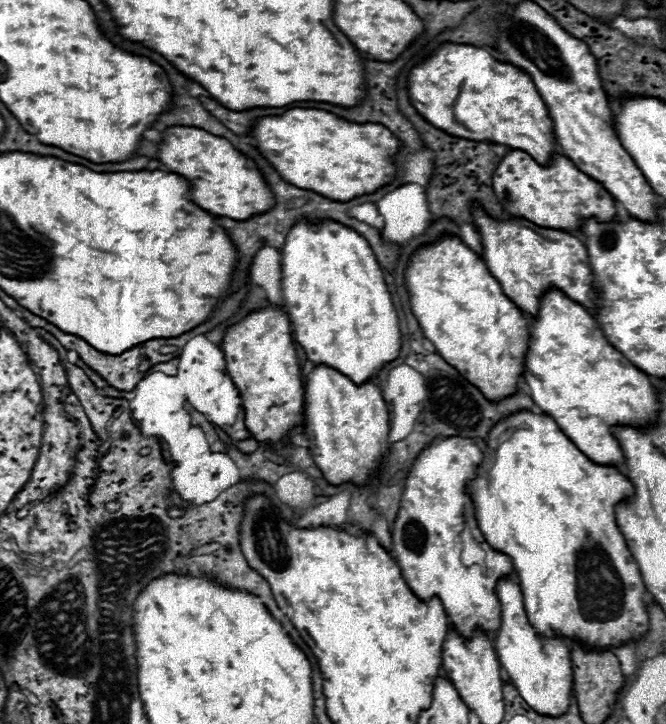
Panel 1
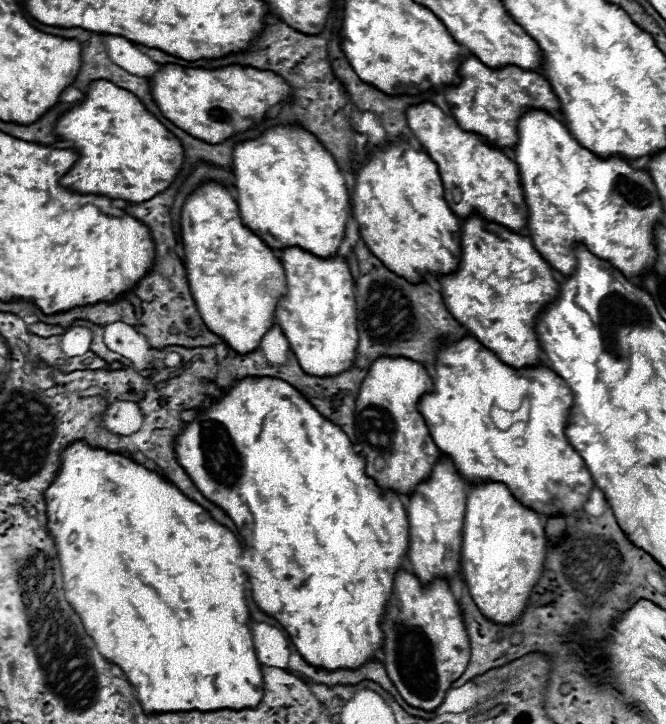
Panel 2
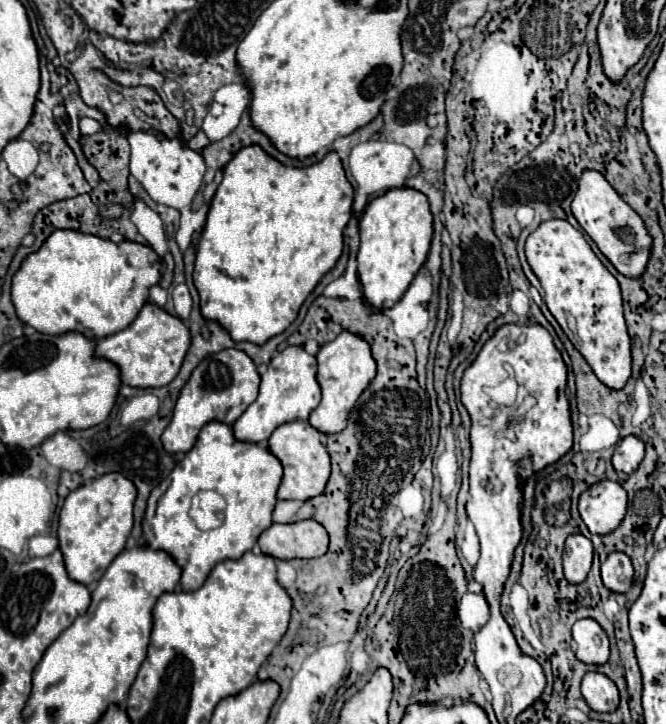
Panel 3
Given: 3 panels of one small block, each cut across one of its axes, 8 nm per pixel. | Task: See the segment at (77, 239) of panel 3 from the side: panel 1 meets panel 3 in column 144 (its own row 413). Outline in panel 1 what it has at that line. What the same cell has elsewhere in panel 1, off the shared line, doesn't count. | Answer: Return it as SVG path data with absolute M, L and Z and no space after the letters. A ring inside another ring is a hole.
M268 304L226 328L222 344L226 372L240 390L246 428L260 442L278 444L282 436L304 418L304 382L292 342L290 320L284 310Z

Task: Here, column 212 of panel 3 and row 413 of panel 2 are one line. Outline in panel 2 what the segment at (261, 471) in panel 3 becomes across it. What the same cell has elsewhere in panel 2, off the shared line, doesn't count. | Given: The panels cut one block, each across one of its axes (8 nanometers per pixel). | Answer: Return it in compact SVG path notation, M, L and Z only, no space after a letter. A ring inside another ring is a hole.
M468 334L462 340L444 344L436 352L432 390L422 394L418 402L418 410L422 412L426 426L440 452L452 458L456 470L464 474L470 484L486 482L486 480L502 482L510 488L512 496L520 500L524 506L528 506L530 510L542 512L546 516L554 516L554 514L574 516L582 512L582 506L586 504L588 492L594 486L594 482L590 472L584 466L584 460L564 436L566 416L572 404L574 404L574 396L568 390L566 382L558 374L554 374L548 366L536 364L528 368L512 368L504 364L486 346L482 346L472 334ZM524 398L530 402L530 420L517 422L510 430L496 428L490 418L492 406L518 410Z

